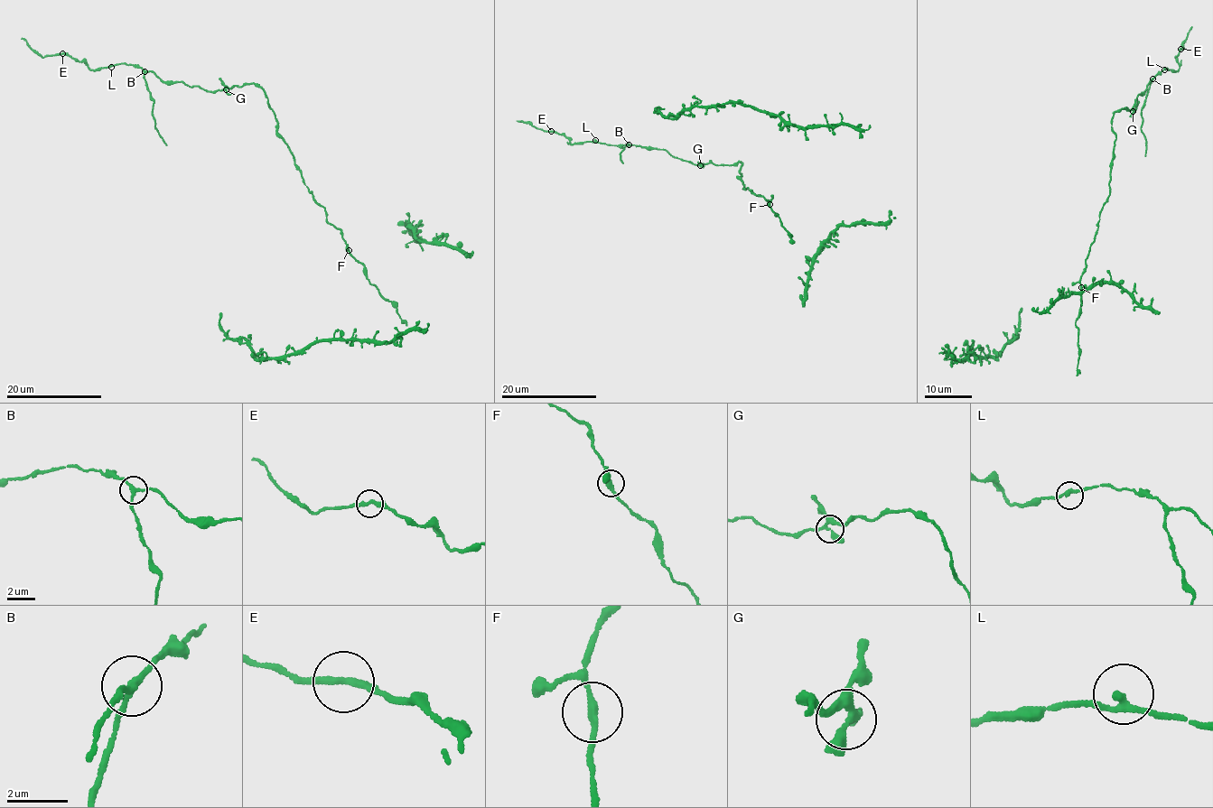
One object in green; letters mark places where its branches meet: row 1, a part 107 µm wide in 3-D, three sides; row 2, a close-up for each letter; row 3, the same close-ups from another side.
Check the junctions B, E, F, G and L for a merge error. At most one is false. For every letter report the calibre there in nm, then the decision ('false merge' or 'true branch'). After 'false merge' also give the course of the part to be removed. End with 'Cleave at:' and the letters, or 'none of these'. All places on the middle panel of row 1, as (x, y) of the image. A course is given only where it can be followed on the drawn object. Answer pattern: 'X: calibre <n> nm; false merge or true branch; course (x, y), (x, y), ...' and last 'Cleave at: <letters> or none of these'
B: calibre 200 nm; false merge; course (628, 144), (626, 143), (629, 144), (622, 147), (620, 153), (620, 160), (623, 163)
E: calibre 240 nm; true branch
F: calibre 240 nm; true branch
G: calibre 260 nm; true branch
L: calibre 240 nm; true branch
Cleave at: B

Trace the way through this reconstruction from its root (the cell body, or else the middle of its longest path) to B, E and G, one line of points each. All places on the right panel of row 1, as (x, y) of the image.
B: (1080, 295), (1082, 271), (1109, 194), (1114, 113), (1125, 106), (1136, 109), (1138, 95), (1152, 79)
E: (1080, 295), (1082, 271), (1109, 194), (1114, 113), (1136, 109), (1151, 79), (1165, 69), (1177, 70), (1180, 49)
G: (1080, 295), (1082, 271), (1109, 194), (1116, 136), (1112, 120), (1125, 106), (1133, 112)

